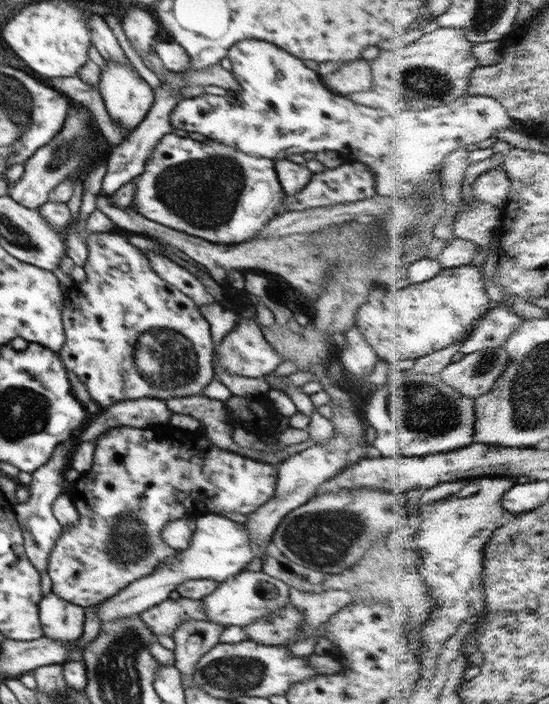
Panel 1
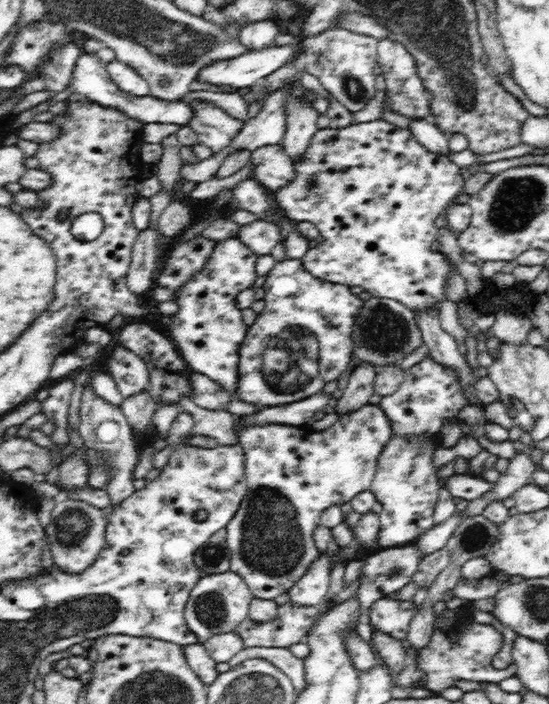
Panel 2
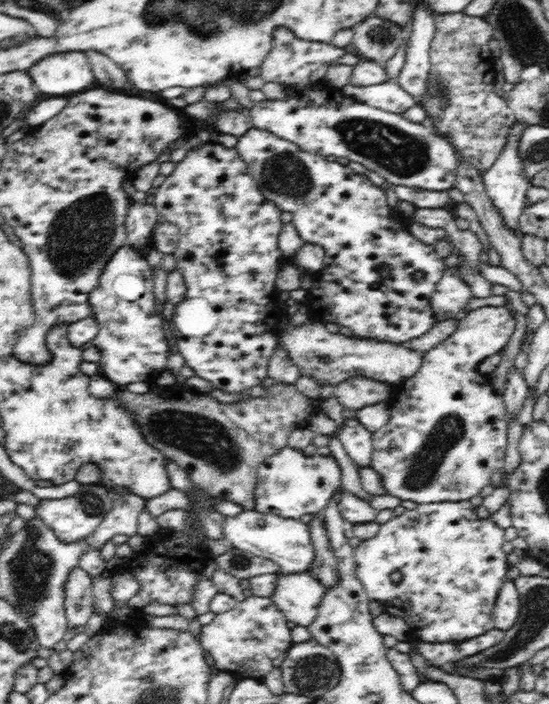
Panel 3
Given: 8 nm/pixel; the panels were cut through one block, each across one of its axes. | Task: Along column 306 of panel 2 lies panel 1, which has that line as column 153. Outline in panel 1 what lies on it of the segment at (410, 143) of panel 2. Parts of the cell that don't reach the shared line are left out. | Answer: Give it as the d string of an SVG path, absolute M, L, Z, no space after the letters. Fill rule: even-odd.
M175 133L165 134L147 158L142 174L134 177L135 193L130 208L142 217L210 243L239 245L256 237L281 209L286 193L279 183L275 160L226 146L212 139L200 142ZM149 256L150 269L158 274L158 277L180 292L189 296L197 307L208 304L219 303L214 296L208 292L208 288L200 282L198 276L194 276L184 266L179 266L171 259L164 259L163 256Z

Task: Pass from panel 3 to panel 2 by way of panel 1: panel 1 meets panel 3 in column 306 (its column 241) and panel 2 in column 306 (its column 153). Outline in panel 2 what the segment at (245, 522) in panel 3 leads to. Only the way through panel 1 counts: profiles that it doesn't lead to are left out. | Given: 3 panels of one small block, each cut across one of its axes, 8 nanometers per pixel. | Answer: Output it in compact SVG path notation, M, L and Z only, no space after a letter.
M392 432L389 441L383 446L377 458L377 469L370 491L374 493L383 509L379 513L380 530L378 546L368 549L359 543L351 543L340 548L341 561L330 561L325 552L312 562L308 572L294 584L287 592L291 602L298 606L318 606L323 600L323 595L330 586L330 571L338 563L348 563L353 559L364 559L368 554L390 547L399 547L414 542L434 525L434 509L438 502L440 482L436 477L437 468L432 461L434 452L440 446L438 435L434 437L414 437L406 439L402 435Z

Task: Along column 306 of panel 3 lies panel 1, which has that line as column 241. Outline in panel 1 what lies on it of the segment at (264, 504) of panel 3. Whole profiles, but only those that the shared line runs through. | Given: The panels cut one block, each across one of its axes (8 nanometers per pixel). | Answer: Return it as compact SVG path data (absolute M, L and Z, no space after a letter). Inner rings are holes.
M159 424L149 426L148 428L136 428L130 426L110 428L110 431L104 433L95 445L90 470L81 473L72 483L73 486L69 491L71 499L78 511L79 521L74 526L67 526L67 528L63 529L60 538L54 545L53 551L50 553L47 573L52 580L51 590L62 600L71 602L76 606L87 607L102 603L106 599L113 597L117 592L120 592L120 590L125 586L128 586L131 582L154 572L161 562L167 561L178 552L178 550L170 548L170 546L162 540L161 530L166 524L168 524L168 522L172 522L172 520L182 518L183 516L192 516L192 518L198 520L198 518L205 518L208 513L216 512L216 514L218 514L217 512L220 512L220 510L222 510L222 512L238 512L238 514L249 515L262 505L266 504L274 496L277 476L278 473L275 464L258 461L232 451L221 449L217 445L214 445L206 435L198 430L183 431L182 434L179 433L176 435L171 432L170 424ZM179 442L185 444L186 449L180 450Z

